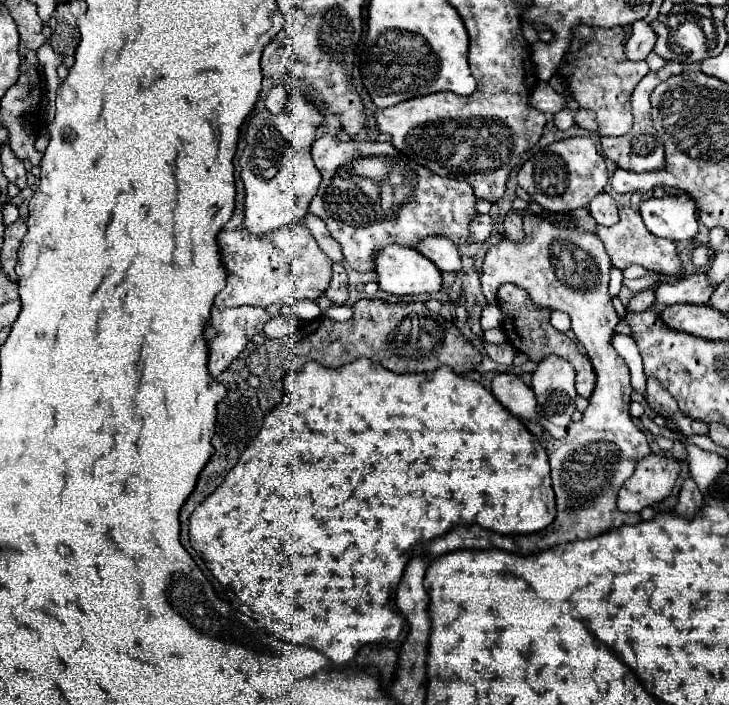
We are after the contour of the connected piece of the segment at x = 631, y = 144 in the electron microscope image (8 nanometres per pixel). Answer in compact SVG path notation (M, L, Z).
M668 61L666 67L662 67L660 71L656 73L648 73L640 83L638 87L634 89L632 93L632 115L634 115L634 125L630 129L630 133L622 135L622 137L602 137L600 143L602 143L602 151L604 155L614 161L620 169L626 169L626 171L636 171L636 173L642 173L642 171L656 171L664 165L664 145L662 145L662 139L658 137L656 129L652 127L652 117L650 117L650 93L652 89L666 81L672 73L682 73L682 65L680 63L674 63L674 61Z

